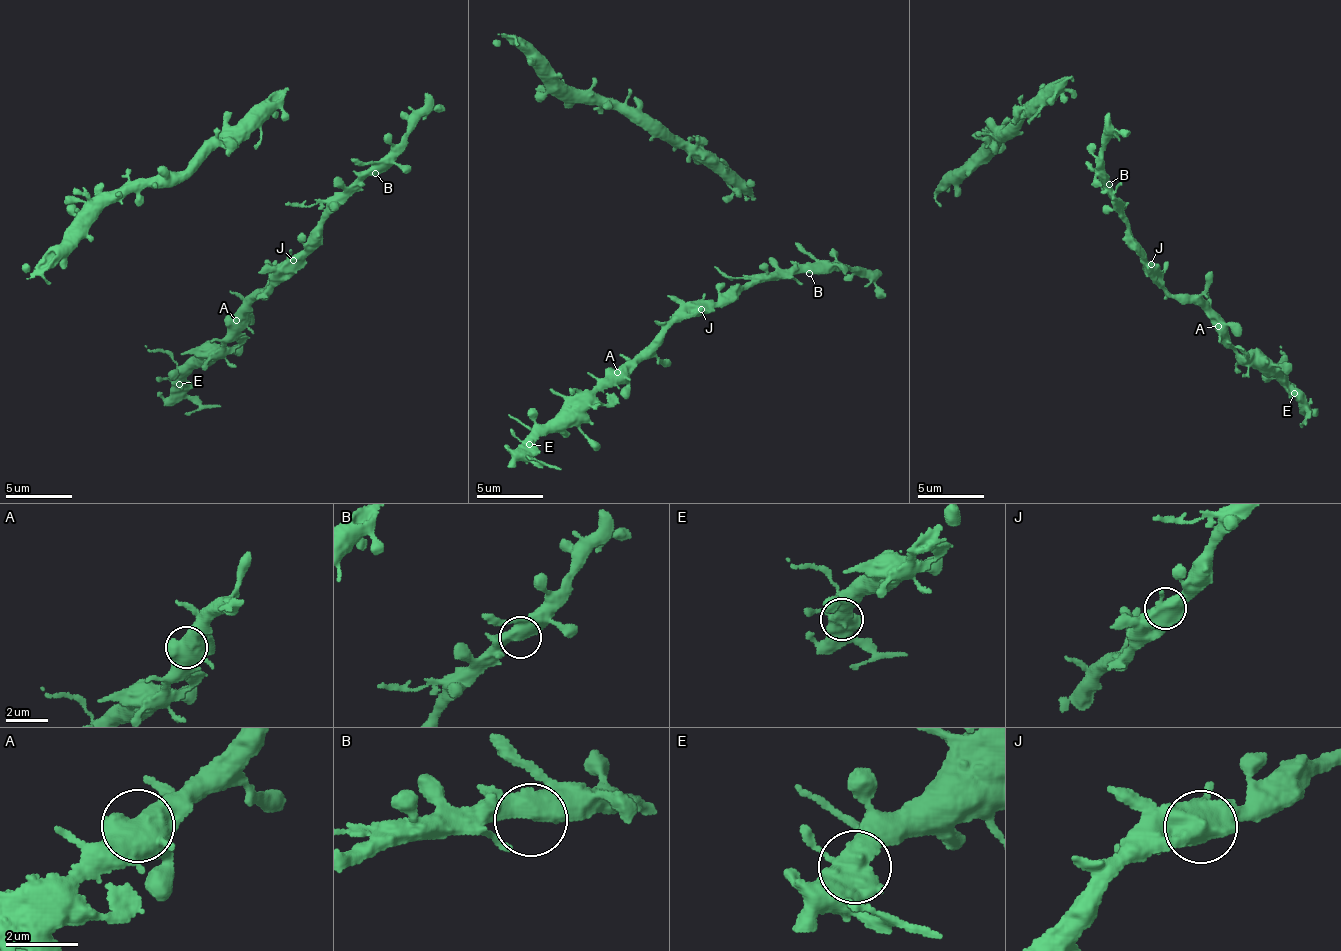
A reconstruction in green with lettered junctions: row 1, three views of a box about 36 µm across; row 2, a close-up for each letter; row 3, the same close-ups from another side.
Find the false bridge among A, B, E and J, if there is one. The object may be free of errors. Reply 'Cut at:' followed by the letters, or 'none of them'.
Cut at: none of them

